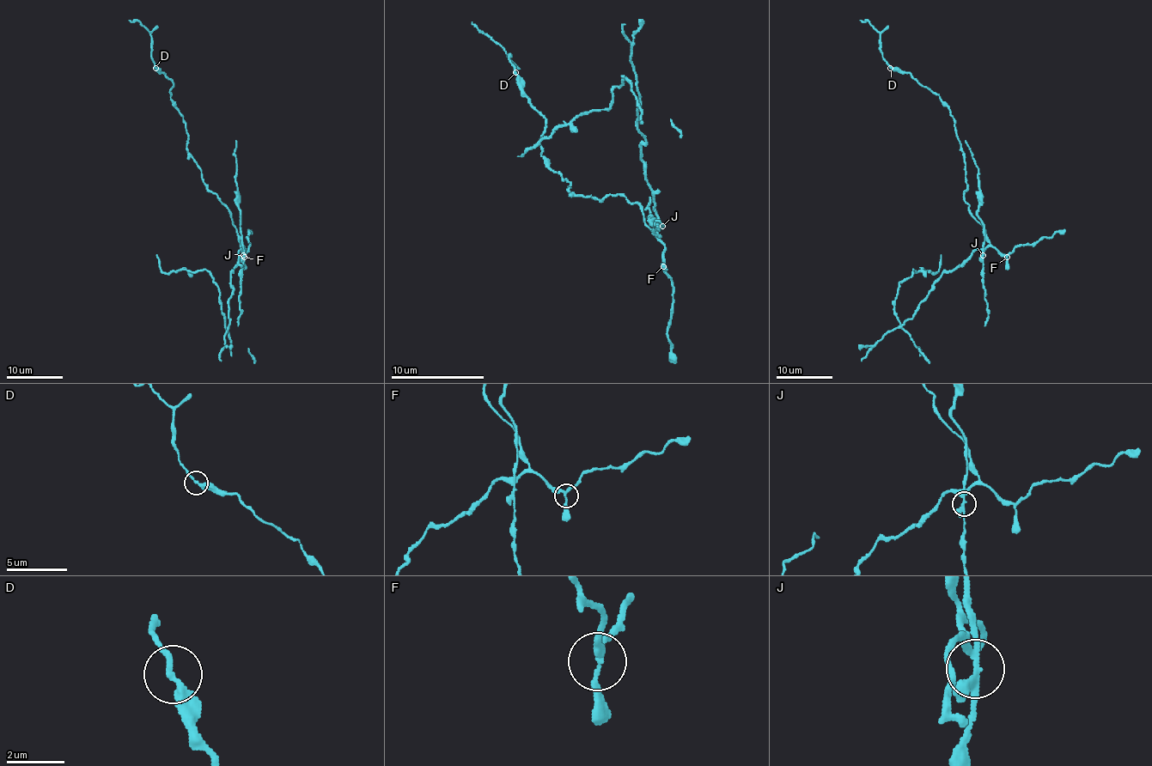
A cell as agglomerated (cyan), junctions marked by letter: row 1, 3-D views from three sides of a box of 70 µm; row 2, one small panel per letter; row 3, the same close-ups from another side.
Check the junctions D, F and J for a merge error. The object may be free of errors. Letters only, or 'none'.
J

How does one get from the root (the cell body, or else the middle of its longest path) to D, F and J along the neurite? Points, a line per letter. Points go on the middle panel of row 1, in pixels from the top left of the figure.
D: (646, 224), (642, 208), (621, 194), (595, 198), (567, 189), (569, 182), (541, 156), (545, 119), (515, 72)
F: (646, 224), (665, 247), (663, 266)
J: (646, 224), (654, 231), (663, 227)

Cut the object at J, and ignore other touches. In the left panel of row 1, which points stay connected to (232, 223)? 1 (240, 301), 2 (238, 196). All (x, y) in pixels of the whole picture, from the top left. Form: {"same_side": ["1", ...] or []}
{"same_side": []}

